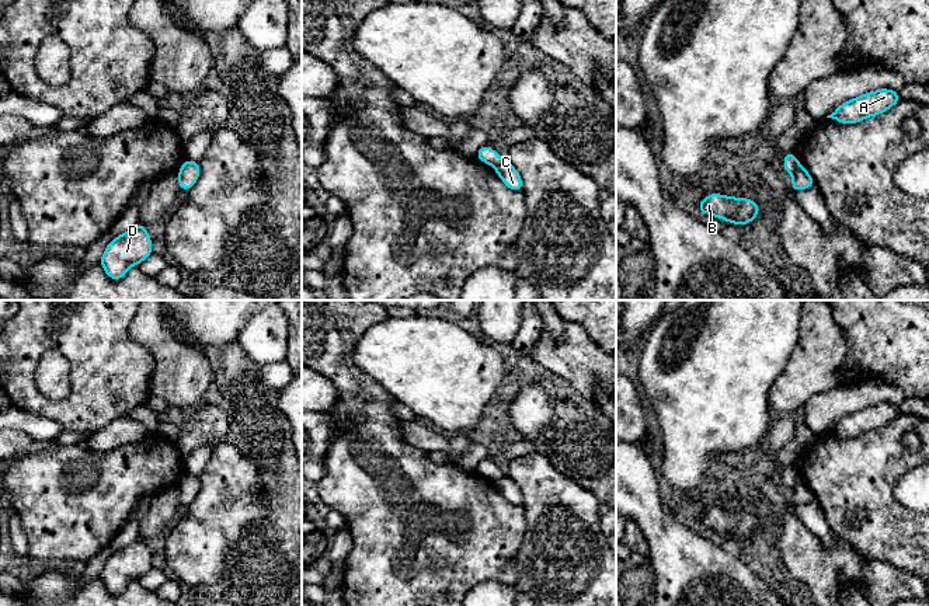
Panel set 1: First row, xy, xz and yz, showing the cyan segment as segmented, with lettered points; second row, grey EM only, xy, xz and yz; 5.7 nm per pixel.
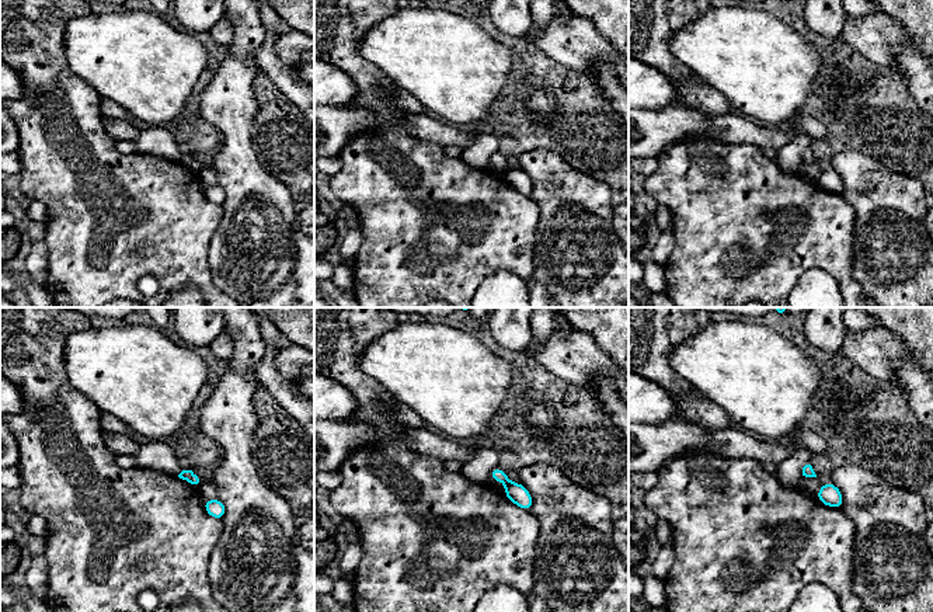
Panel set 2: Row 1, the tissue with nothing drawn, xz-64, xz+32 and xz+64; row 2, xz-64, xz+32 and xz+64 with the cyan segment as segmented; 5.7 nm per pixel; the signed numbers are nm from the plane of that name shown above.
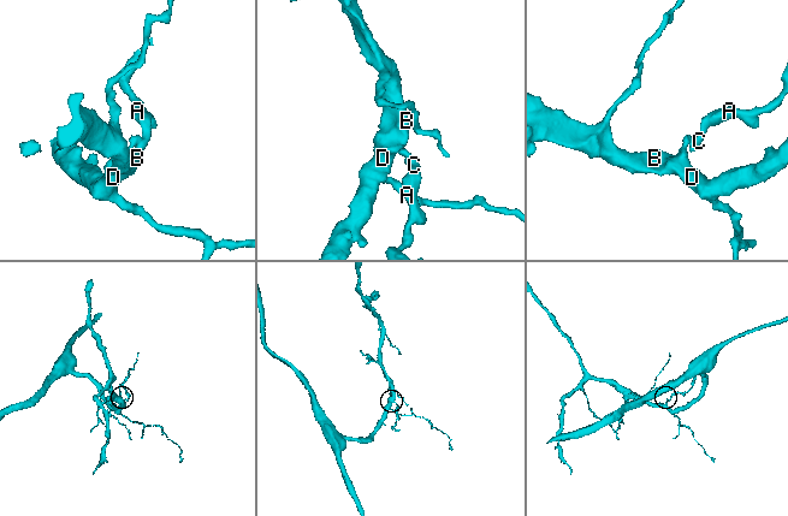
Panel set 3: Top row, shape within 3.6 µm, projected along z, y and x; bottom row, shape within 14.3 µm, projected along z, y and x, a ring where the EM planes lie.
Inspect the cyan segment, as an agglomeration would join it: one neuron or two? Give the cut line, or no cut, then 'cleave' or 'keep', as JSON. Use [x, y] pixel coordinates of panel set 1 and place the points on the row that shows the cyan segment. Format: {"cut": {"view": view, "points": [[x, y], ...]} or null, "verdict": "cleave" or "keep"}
{"cut": {"view": "yz", "points": [[797, 163], [792, 174]]}, "verdict": "cleave"}

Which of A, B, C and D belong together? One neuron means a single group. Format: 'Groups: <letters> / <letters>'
Groups: A C / B D

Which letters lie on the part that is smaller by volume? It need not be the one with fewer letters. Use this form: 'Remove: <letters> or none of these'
Remove: A, C

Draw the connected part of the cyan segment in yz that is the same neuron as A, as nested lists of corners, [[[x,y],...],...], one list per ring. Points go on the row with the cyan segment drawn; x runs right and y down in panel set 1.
[[[880,88],[845,101],[827,118],[832,118],[839,123],[857,123],[866,118],[885,112],[901,100],[897,91]]]

